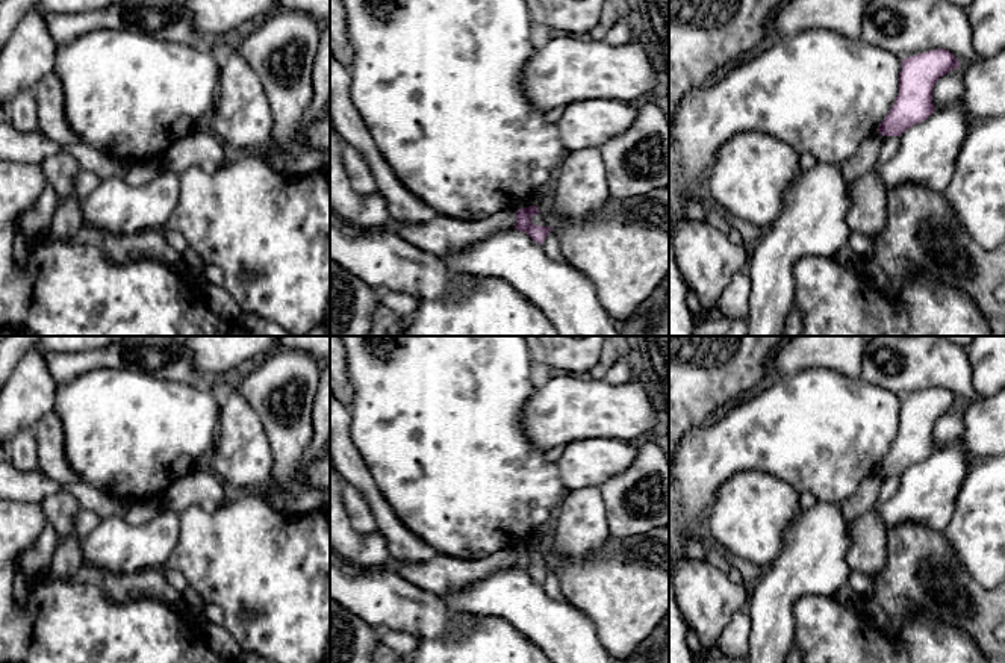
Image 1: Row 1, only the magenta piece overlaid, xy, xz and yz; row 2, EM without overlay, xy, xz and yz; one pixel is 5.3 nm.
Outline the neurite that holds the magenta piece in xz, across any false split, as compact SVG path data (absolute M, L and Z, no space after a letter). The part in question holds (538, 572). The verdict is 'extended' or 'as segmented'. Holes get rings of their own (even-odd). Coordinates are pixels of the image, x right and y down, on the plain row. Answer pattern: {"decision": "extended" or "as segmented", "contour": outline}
{"decision": "as segmented", "contour": "M530 545L530 546L521 546L516 551L516 563L515 568L519 571L527 572L533 580L543 583L548 572L551 571L551 565L536 565L530 559L533 554L537 554L537 545Z"}

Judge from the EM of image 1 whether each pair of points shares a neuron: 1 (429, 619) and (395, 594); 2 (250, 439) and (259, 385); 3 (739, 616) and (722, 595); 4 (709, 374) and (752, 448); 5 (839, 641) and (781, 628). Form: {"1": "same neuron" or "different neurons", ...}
{"1": "same neuron", "2": "different neurons", "3": "different neurons", "4": "different neurons", "5": "different neurons"}

